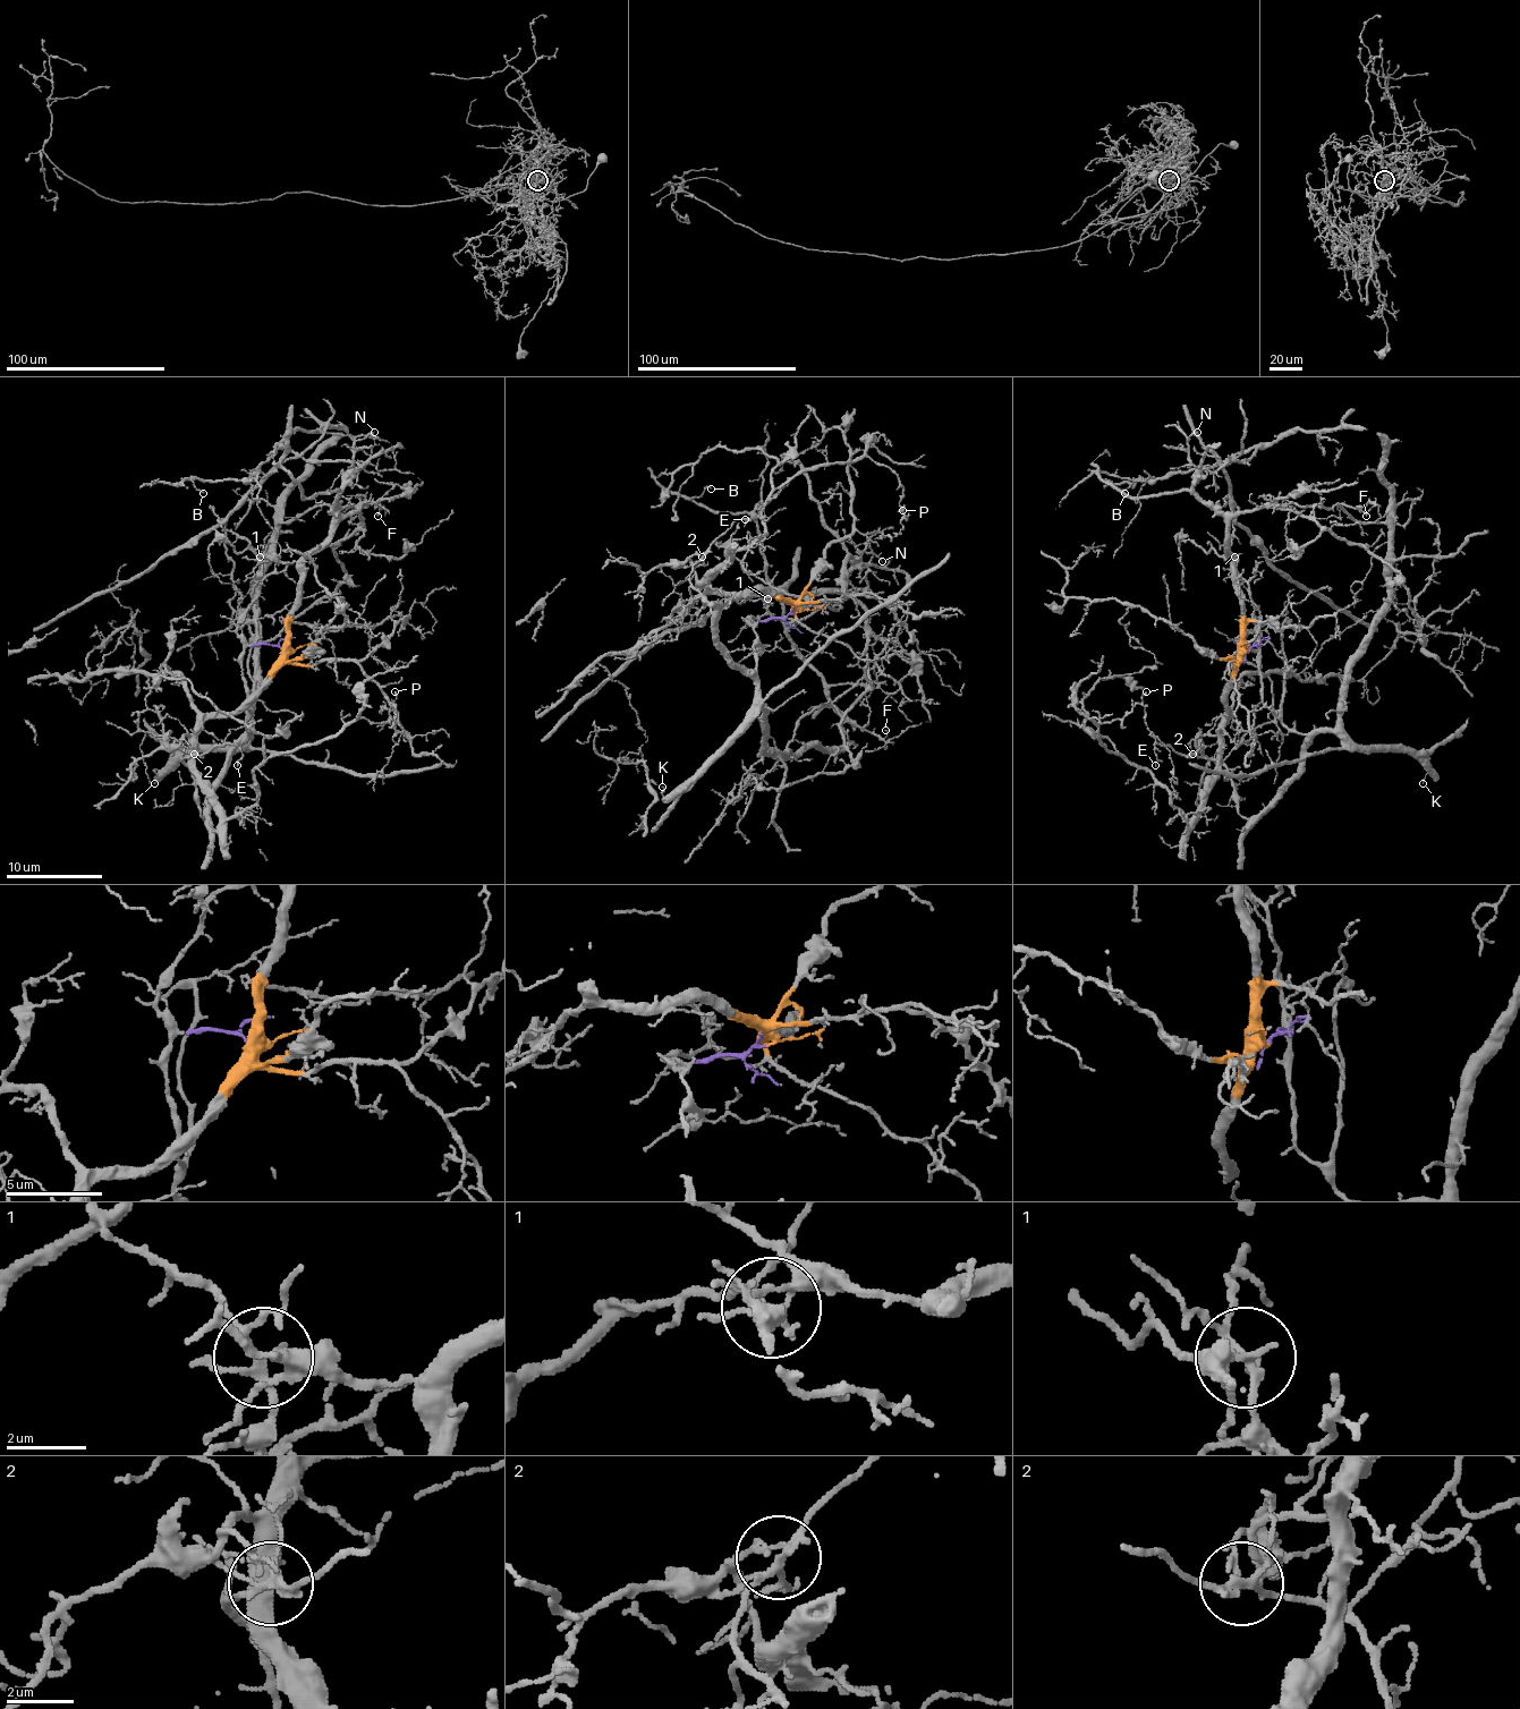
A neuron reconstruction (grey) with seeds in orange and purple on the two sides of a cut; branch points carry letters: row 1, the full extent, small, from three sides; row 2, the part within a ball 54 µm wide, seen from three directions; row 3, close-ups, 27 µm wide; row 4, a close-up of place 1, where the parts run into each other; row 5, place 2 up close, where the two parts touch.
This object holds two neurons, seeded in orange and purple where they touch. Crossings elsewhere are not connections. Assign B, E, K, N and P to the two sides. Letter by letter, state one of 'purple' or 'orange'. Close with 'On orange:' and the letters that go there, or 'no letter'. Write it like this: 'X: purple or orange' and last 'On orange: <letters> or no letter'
B: purple
E: purple
K: purple
N: orange
P: orange
On orange: N, P

